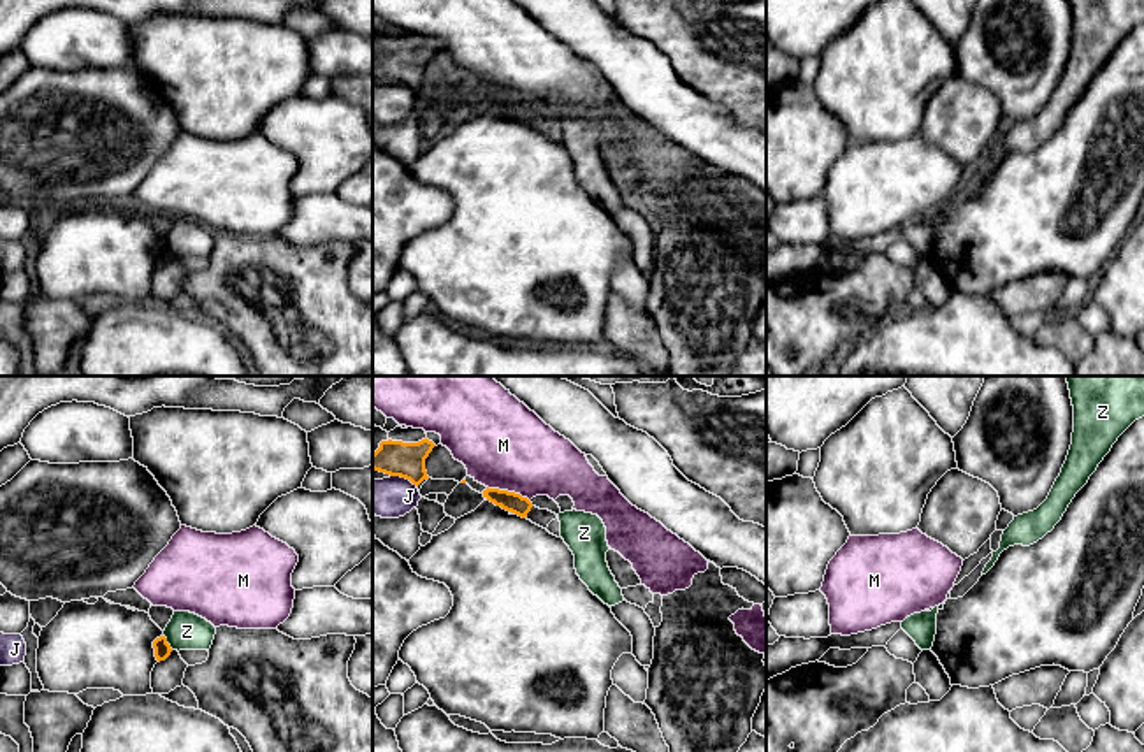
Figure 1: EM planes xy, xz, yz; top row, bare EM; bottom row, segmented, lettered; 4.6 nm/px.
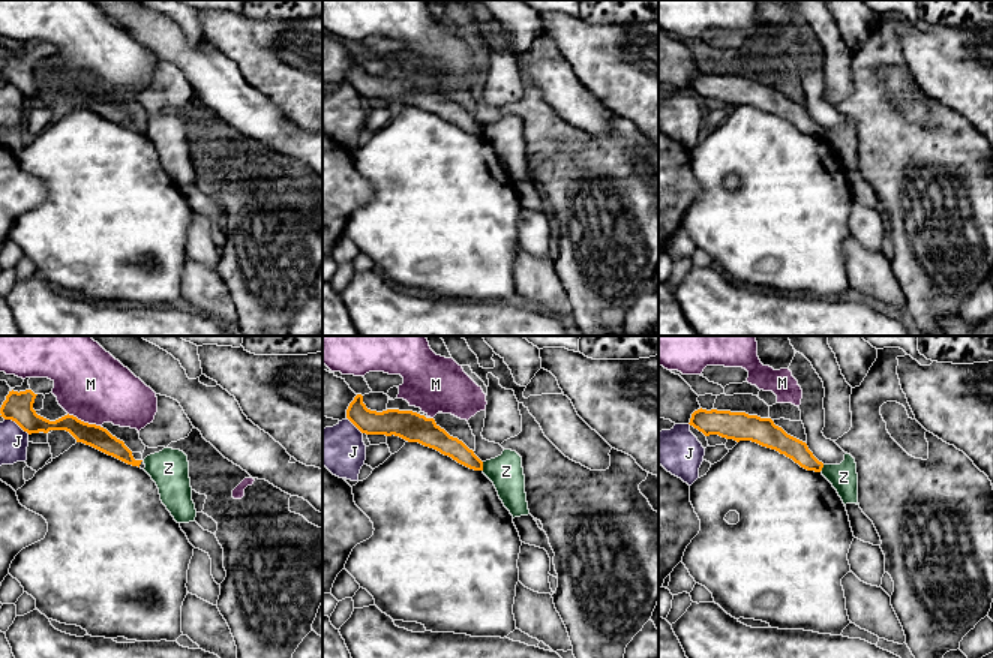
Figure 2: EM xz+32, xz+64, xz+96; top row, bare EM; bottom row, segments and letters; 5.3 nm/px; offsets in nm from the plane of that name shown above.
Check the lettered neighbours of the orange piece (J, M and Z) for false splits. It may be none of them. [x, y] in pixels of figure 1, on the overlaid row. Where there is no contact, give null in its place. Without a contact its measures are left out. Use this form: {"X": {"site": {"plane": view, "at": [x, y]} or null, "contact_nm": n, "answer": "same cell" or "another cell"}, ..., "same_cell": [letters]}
{"J": {"site": {"plane": "xz", "at": [405, 477]}, "contact_nm": 140, "answer": "another cell"}, "M": {"site": {"plane": "xz", "at": [506, 491]}, "contact_nm": 220, "answer": "another cell"}, "Z": {"site": {"plane": "xy", "at": [166, 642]}, "contact_nm": 80, "answer": "another cell"}, "same_cell": []}

